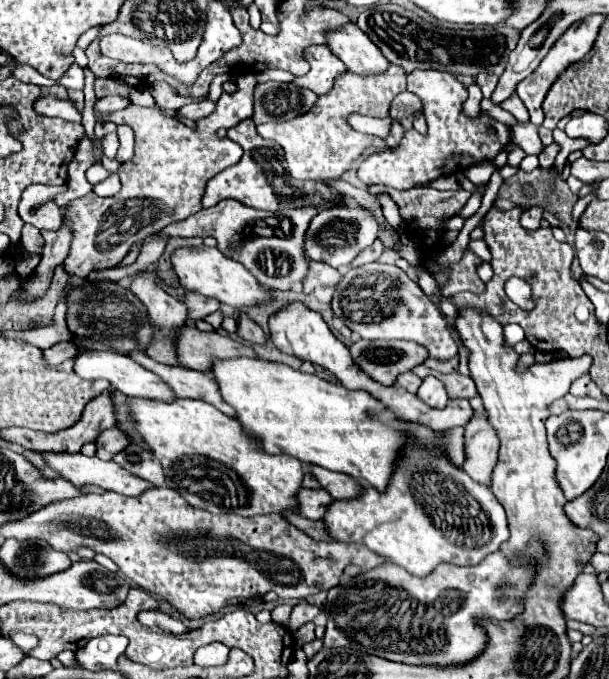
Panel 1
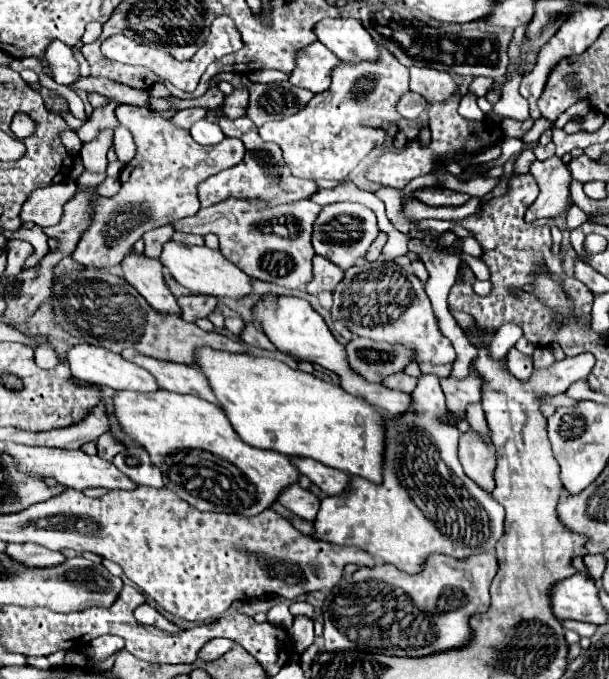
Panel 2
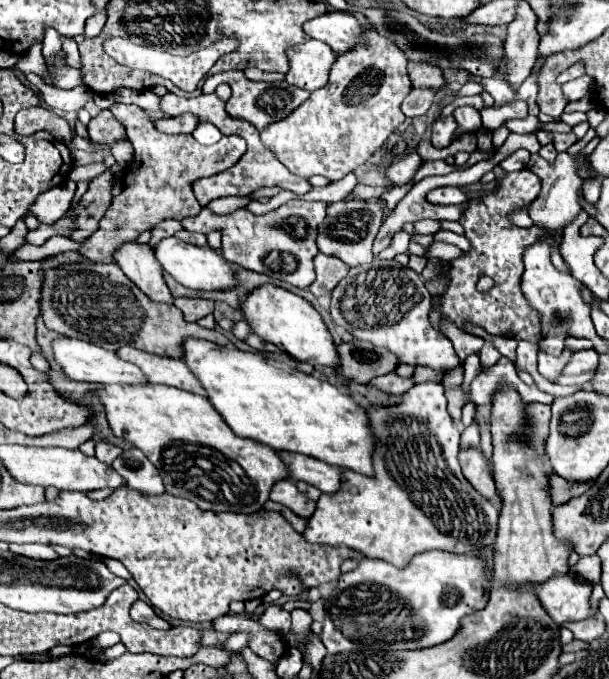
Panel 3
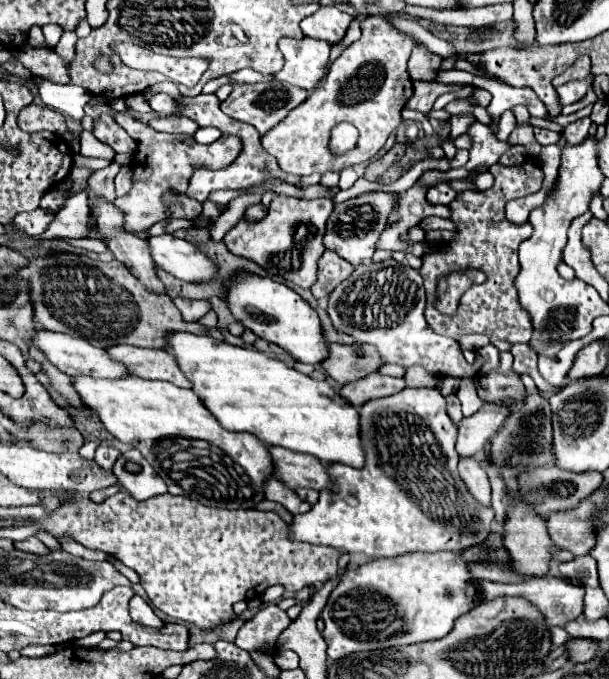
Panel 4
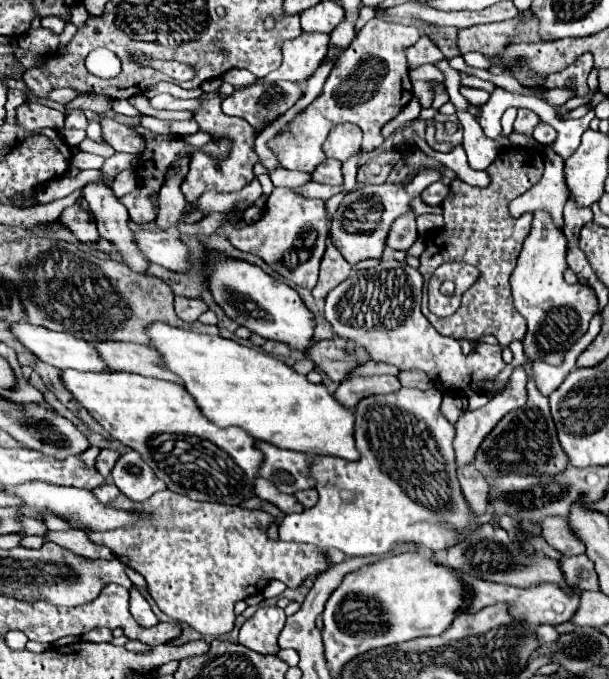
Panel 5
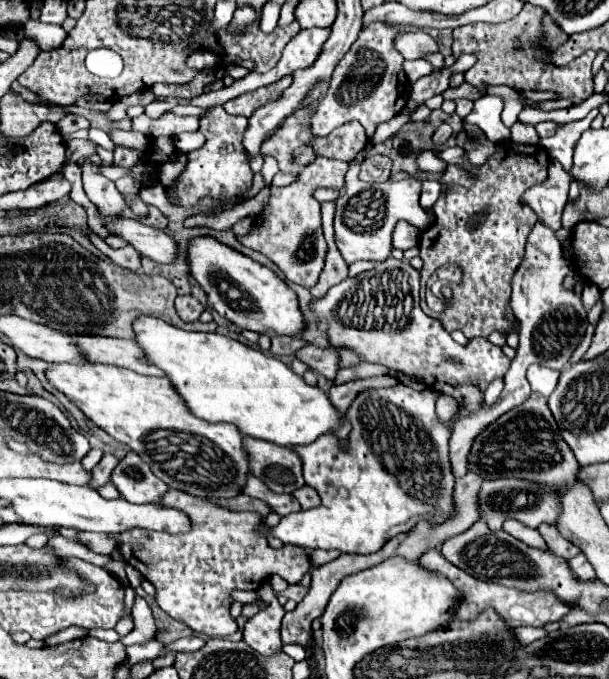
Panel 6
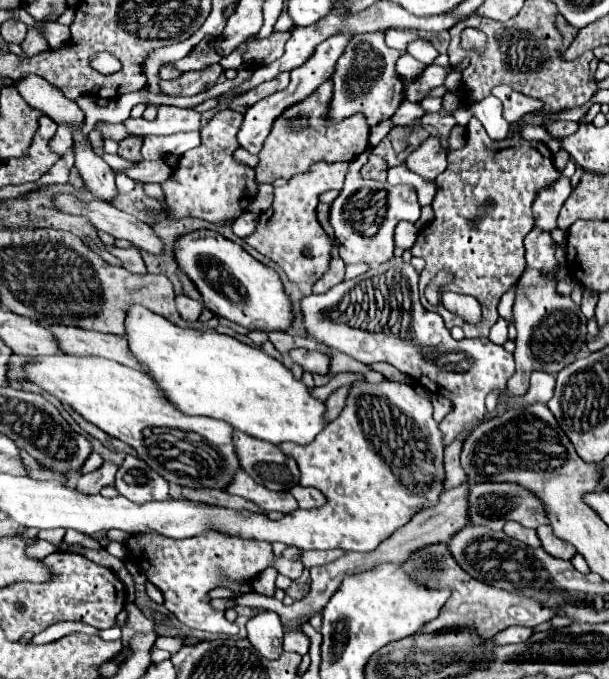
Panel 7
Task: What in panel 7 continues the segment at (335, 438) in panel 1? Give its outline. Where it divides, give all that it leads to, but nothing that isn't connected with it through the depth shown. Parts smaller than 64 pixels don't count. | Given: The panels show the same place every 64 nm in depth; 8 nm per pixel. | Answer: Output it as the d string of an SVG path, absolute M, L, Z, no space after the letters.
M130 304L124 320L128 348L134 358L148 368L148 376L160 388L164 398L172 402L184 414L198 414L216 420L228 422L234 430L240 430L248 436L280 444L280 442L294 442L294 444L310 444L316 434L324 428L324 404L310 396L310 390L292 376L292 372L266 352L256 346L248 346L238 342L232 336L218 334L216 330L194 330L194 328L180 328L166 320L164 316L140 306Z

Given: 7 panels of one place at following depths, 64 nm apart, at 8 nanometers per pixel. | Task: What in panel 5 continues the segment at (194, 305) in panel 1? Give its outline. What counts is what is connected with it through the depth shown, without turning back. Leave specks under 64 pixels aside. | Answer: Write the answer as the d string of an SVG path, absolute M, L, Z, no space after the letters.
M176 296L174 308L178 318L184 322L196 322L198 316L208 310L208 306L200 298L182 298L182 296Z

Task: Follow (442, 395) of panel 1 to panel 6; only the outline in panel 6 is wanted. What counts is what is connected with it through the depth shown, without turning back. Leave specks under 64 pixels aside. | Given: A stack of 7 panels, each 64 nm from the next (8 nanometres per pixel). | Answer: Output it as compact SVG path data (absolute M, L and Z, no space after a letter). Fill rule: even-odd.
M402 382L392 388L360 392L344 416L352 426L344 448L334 432L320 436L308 446L290 448L300 456L304 480L319 492L322 504L284 516L274 528L262 522L256 532L266 538L274 536L284 544L302 546L304 550L336 548L350 554L372 554L388 538L408 532L418 518L446 518L452 512L454 476L448 460L450 430L444 422L436 420L436 398L438 394L432 390L420 392ZM388 466L390 470L400 470L400 480L408 480L408 490L404 490L396 474L388 472Z

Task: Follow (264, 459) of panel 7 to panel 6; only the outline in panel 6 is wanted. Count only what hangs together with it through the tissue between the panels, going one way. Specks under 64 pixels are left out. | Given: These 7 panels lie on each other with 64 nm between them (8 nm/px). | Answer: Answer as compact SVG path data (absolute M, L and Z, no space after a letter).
M242 436L242 444L250 462L250 474L264 480L272 492L292 494L304 486L302 462L292 450L252 436Z

